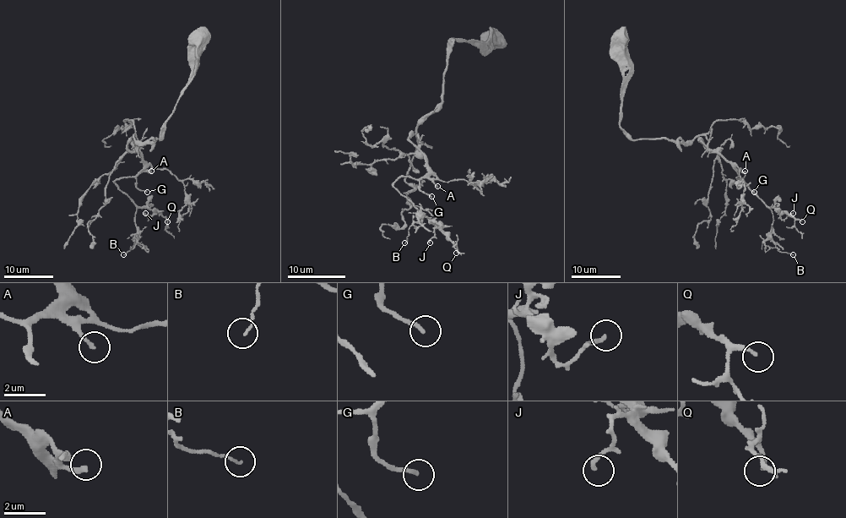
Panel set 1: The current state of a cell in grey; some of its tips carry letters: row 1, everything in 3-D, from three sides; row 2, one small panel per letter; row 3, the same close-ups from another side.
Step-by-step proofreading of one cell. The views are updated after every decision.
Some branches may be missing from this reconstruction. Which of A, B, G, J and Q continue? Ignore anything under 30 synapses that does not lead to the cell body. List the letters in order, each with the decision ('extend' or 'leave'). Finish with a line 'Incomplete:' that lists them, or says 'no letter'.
A: extend
B: leave
G: extend
J: leave
Q: leave
Incomplete: A, G

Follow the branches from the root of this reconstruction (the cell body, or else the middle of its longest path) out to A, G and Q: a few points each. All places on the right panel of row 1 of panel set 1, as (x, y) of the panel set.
A: (620, 40), (623, 78), (620, 126), (633, 139), (691, 142), (703, 135), (709, 149), (745, 171)
G: (620, 40), (623, 78), (620, 126), (633, 139), (691, 142), (703, 135), (708, 147), (724, 157), (754, 192)
Q: (620, 40), (620, 126), (633, 139), (691, 142), (703, 135), (767, 206), (802, 221)

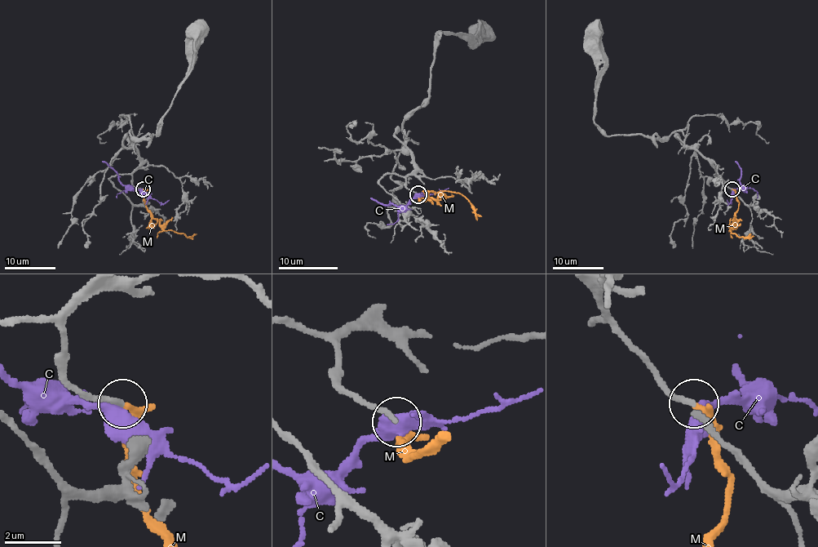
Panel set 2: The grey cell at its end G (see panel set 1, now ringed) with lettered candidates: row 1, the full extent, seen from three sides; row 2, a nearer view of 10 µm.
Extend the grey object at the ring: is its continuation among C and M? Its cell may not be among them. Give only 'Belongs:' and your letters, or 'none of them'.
Belongs: M

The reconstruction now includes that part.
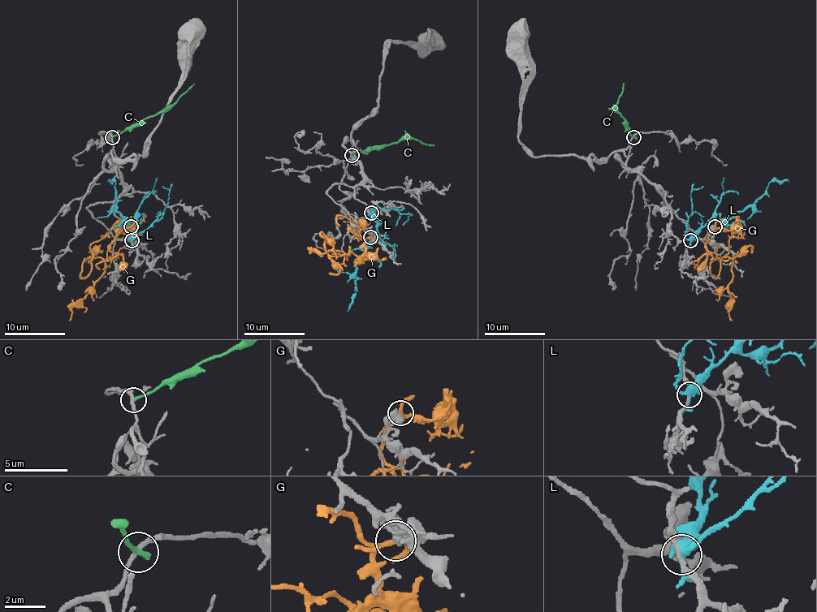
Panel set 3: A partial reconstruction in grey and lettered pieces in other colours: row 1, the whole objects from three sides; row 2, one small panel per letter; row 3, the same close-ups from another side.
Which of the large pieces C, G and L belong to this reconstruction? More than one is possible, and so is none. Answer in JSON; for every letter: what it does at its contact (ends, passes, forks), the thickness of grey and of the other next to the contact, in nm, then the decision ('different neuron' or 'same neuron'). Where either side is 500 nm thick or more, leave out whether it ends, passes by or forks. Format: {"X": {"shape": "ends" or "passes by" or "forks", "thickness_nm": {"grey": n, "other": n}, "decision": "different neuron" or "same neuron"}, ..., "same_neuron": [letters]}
{"C": {"shape": "ends", "thickness_nm": {"grey": 240, "other": 260}, "decision": "different neuron"}, "G": {"thickness_nm": {"grey": 650, "other": 240}, "decision": "different neuron"}, "L": {"shape": "forks", "thickness_nm": {"grey": 200, "other": 400}, "decision": "different neuron"}, "same_neuron": []}

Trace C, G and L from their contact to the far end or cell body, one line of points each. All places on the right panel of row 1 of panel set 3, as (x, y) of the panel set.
C: (633, 137), (618, 113), (616, 102), (624, 83)
G: (715, 226), (737, 226), (715, 277), (710, 264), (734, 258), (731, 320)
L: (690, 239), (708, 221), (728, 220), (752, 205), (771, 183), (788, 179)

